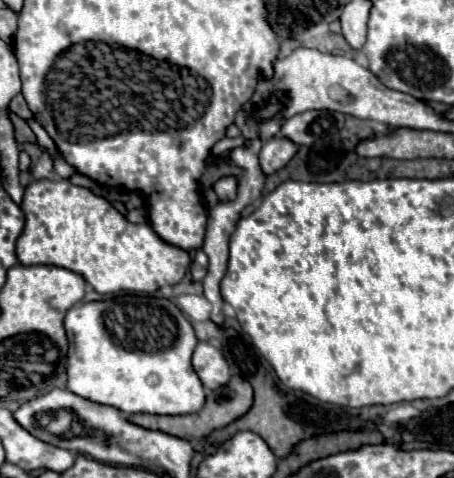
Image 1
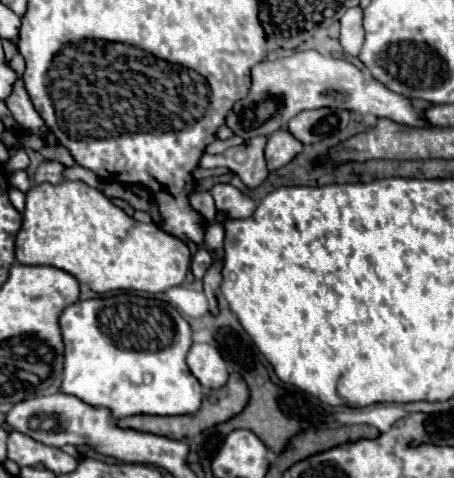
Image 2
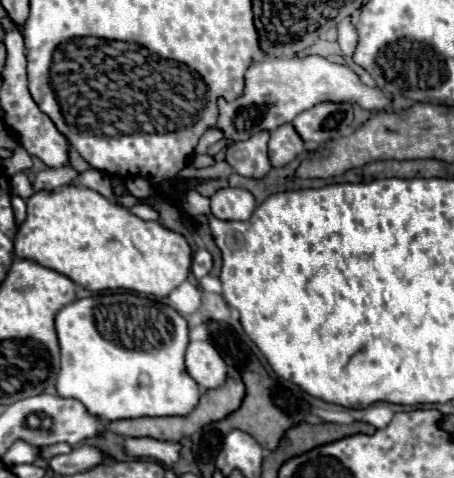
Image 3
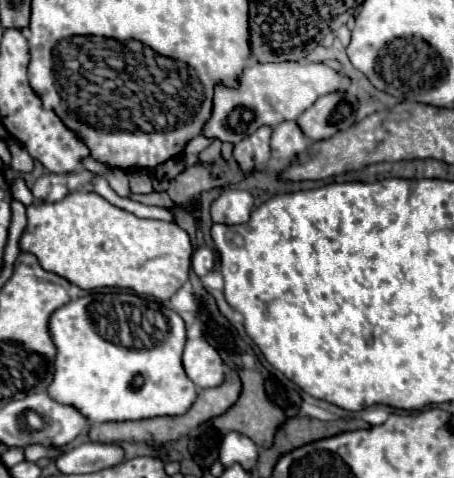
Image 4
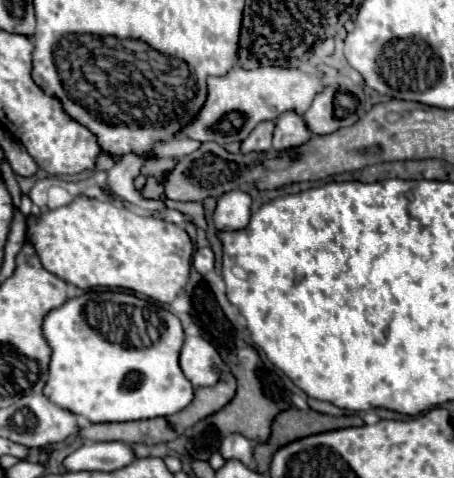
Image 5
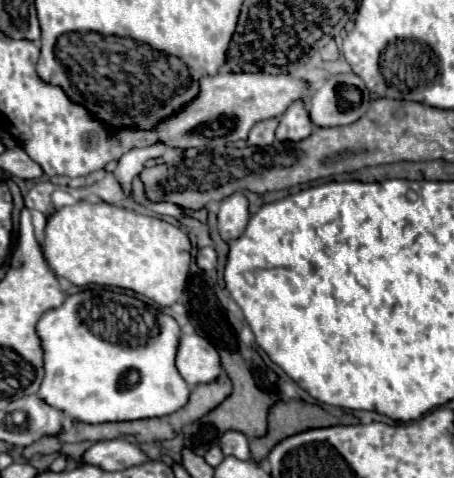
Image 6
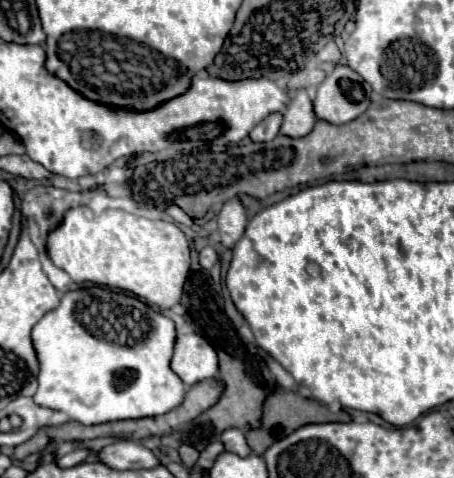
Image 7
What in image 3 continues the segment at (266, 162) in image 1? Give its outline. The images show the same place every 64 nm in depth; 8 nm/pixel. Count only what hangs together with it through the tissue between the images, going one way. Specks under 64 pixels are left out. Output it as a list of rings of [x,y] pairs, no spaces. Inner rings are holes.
[[[282,124],[276,128],[276,132],[270,132],[270,142],[268,142],[268,154],[272,166],[284,166],[292,162],[296,156],[300,156],[306,150],[304,140],[296,136],[296,130],[292,124]]]

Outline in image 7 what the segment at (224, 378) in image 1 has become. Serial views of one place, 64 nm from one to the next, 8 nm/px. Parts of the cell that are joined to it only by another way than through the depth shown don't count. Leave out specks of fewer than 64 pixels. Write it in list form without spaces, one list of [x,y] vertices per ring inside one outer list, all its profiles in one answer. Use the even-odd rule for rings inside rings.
[[[198,334],[178,336],[174,354],[170,360],[172,372],[178,374],[178,378],[192,386],[200,380],[212,378],[218,374],[218,360],[214,348]]]

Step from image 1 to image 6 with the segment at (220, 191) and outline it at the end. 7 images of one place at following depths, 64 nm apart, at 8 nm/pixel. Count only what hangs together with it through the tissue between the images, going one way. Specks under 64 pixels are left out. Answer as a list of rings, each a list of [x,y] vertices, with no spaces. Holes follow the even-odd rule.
[[[234,192],[232,196],[224,198],[218,212],[218,232],[222,240],[230,242],[238,238],[244,232],[248,218],[248,200],[242,192]]]

